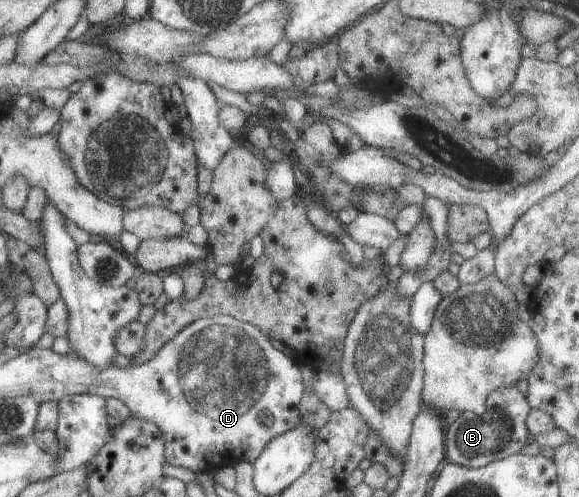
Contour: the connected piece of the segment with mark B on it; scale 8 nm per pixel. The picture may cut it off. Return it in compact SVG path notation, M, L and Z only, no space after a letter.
M516 385L496 387L486 395L484 413L474 415L470 411L464 411L455 421L448 424L443 436L446 459L456 465L477 468L520 452L522 446L530 439L530 433L525 426L528 413L530 405L525 395L516 389Z

